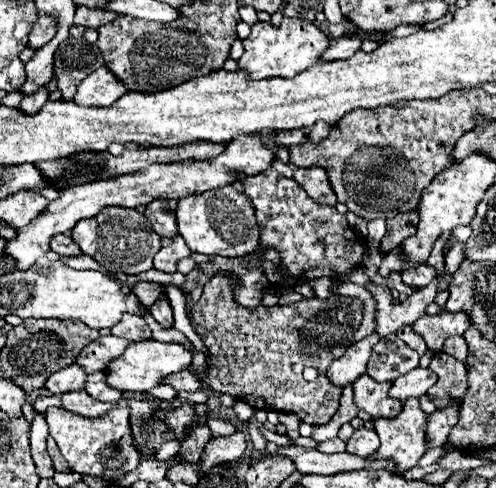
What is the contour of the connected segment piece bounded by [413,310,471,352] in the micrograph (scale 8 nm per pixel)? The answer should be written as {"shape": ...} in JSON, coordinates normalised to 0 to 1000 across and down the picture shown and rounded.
{"shape":[[[889,635],[881,648],[849,648],[833,672],[853,689],[865,717],[885,721],[893,713],[893,701],[905,689],[933,684],[950,668],[950,652],[942,639],[897,639]]]}

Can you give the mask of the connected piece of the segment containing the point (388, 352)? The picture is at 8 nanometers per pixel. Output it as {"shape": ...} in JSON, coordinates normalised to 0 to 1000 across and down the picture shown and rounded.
{"shape":[[[784,684],[752,709],[740,766],[760,783],[792,783],[808,766],[845,750],[845,725],[825,713],[804,689]]]}

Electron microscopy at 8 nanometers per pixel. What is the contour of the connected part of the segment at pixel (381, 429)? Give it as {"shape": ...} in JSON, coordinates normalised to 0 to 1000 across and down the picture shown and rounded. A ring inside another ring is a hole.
{"shape":[[[825,816],[813,824],[813,840],[804,852],[796,852],[796,861],[756,861],[756,885],[768,898],[768,914],[760,922],[760,930],[752,930],[748,939],[792,939],[800,947],[800,955],[808,959],[808,967],[841,955],[845,939],[861,926],[861,852],[841,816]]]}

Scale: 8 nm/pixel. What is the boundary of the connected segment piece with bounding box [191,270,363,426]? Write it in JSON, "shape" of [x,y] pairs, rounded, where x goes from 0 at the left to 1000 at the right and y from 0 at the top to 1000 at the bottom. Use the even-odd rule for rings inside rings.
{"shape":[[[438,557],[413,586],[409,607],[389,631],[385,660],[393,668],[393,680],[409,693],[413,709],[421,713],[421,770],[417,783],[429,799],[466,807],[482,816],[486,824],[498,824],[506,836],[522,840],[554,840],[554,844],[591,844],[603,852],[607,865],[619,865],[627,873],[659,869],[667,852],[683,840],[683,816],[692,795],[675,791],[667,779],[659,779],[659,754],[692,730],[692,721],[712,705],[712,684],[724,672],[732,656],[732,619],[720,611],[700,607],[667,607],[659,615],[647,611],[611,611],[599,623],[587,627],[550,627],[550,631],[514,631],[502,635],[486,627],[470,594],[478,586],[478,574],[462,557]],[[631,750],[643,770],[631,783],[611,779],[611,754]]]}

